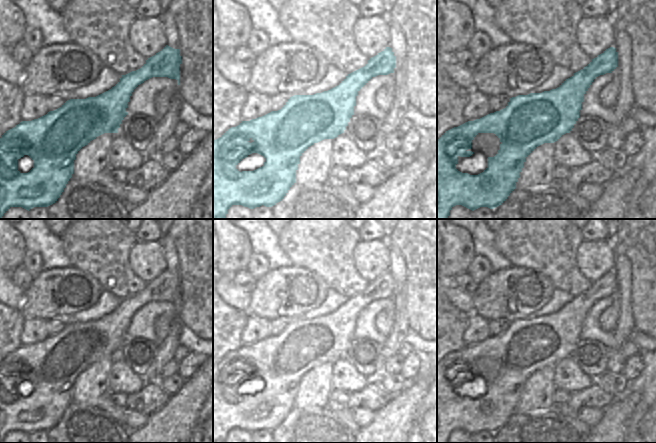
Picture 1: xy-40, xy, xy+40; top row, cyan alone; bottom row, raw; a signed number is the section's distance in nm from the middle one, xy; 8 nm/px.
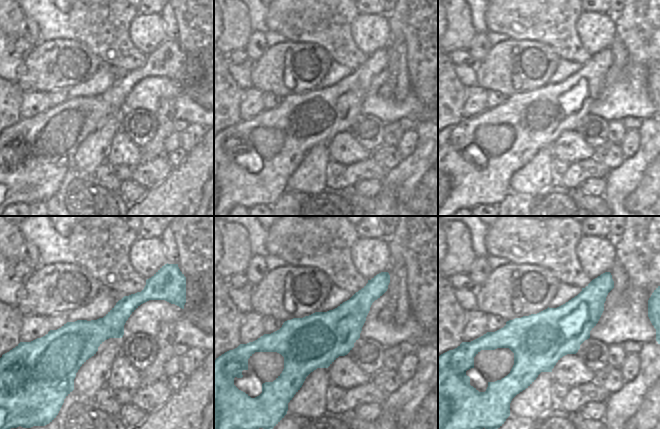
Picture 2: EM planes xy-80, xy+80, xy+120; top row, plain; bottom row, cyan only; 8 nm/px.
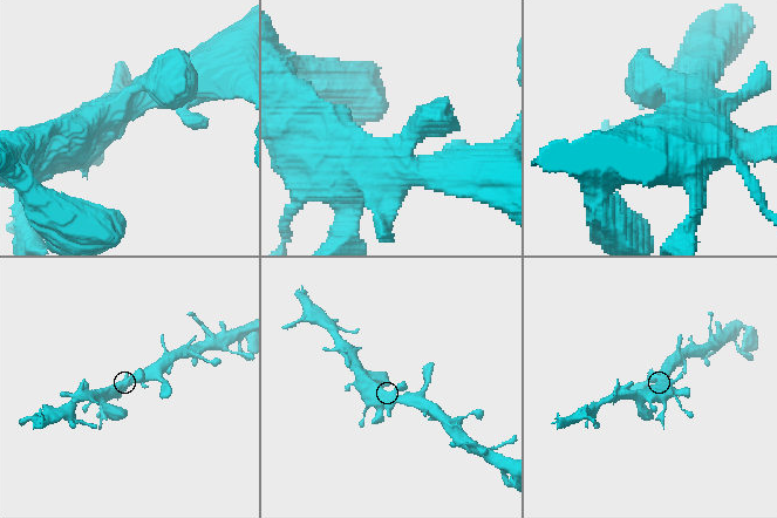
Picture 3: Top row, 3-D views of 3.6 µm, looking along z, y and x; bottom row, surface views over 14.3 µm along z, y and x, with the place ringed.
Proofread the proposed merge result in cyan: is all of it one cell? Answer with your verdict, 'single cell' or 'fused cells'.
single cell

